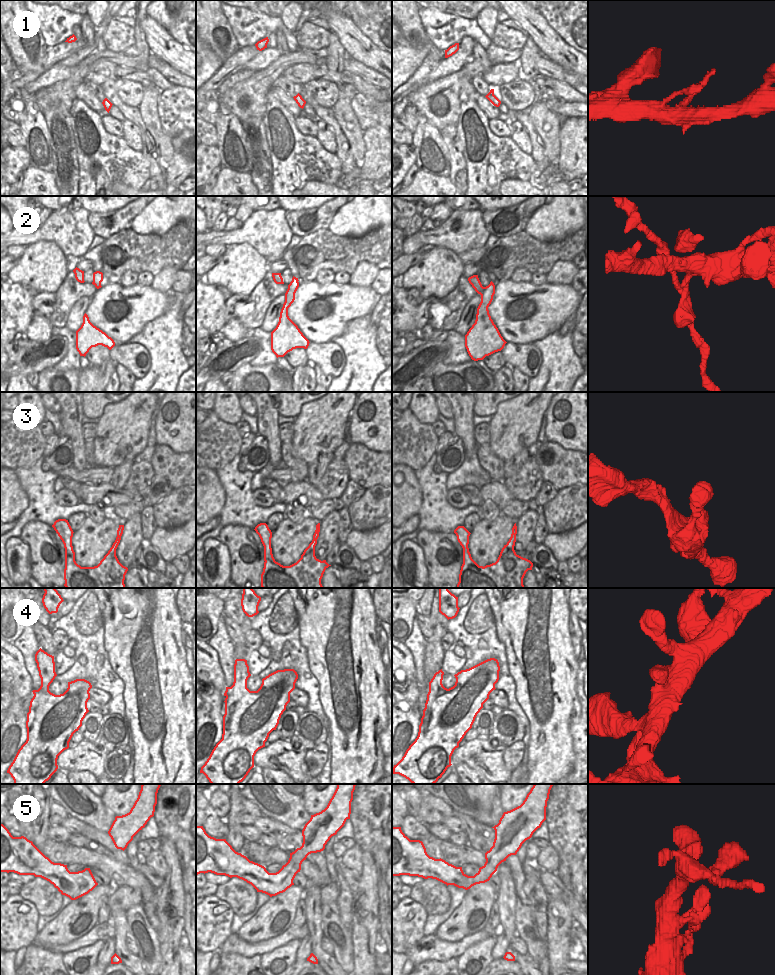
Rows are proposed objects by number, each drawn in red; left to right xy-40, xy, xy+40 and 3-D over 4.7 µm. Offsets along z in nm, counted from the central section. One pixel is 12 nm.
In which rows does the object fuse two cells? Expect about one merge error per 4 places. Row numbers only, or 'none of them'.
2

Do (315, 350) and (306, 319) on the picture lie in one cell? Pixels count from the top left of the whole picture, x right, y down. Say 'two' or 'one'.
two

